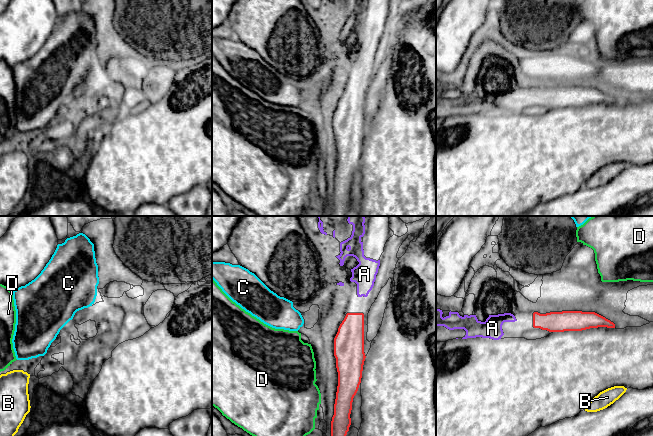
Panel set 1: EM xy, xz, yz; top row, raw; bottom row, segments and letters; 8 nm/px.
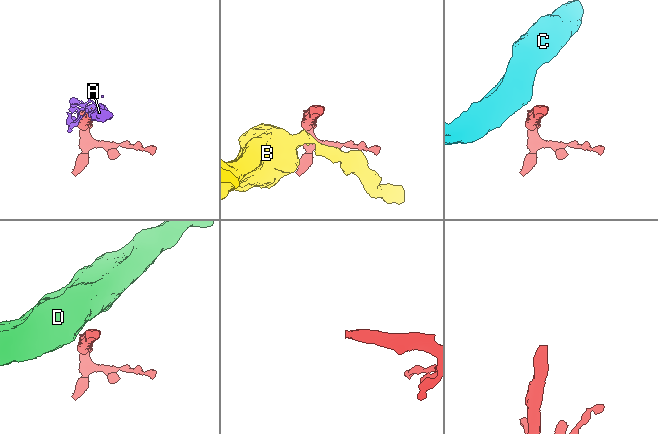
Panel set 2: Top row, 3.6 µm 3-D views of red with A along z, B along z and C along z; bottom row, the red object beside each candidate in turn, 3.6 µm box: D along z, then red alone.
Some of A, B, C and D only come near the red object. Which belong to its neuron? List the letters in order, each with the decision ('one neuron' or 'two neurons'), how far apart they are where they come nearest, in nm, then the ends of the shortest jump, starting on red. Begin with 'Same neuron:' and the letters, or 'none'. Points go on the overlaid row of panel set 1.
Same neuron: A
A: one neuron; gap 140 nm; span xz (358, 313), (358, 296)
B: two neurons; gap 480 nm; span yz (614, 327), (614, 386)
C: two neurons; gap 280 nm; span xz (334, 338), (303, 323)
D: two neurons; gap 110 nm; span xz (334, 404), (320, 403)

